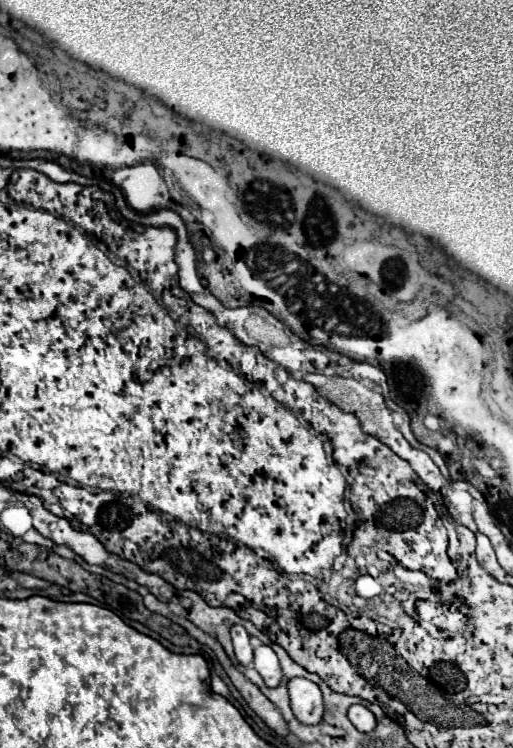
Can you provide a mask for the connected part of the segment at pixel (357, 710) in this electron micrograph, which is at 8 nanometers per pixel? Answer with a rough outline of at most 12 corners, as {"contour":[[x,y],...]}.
{"contour":[[351,706],[349,720],[359,732],[375,728],[375,716],[365,706]]}

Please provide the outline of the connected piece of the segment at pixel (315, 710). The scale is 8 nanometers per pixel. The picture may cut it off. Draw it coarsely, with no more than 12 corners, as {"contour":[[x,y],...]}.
{"contour":[[305,678],[287,682],[291,710],[301,724],[319,724],[323,696]]}

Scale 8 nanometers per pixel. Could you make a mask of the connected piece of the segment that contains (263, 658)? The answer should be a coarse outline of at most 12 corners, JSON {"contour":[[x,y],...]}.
{"contour":[[269,646],[255,648],[253,668],[269,688],[281,682],[277,654]]}

